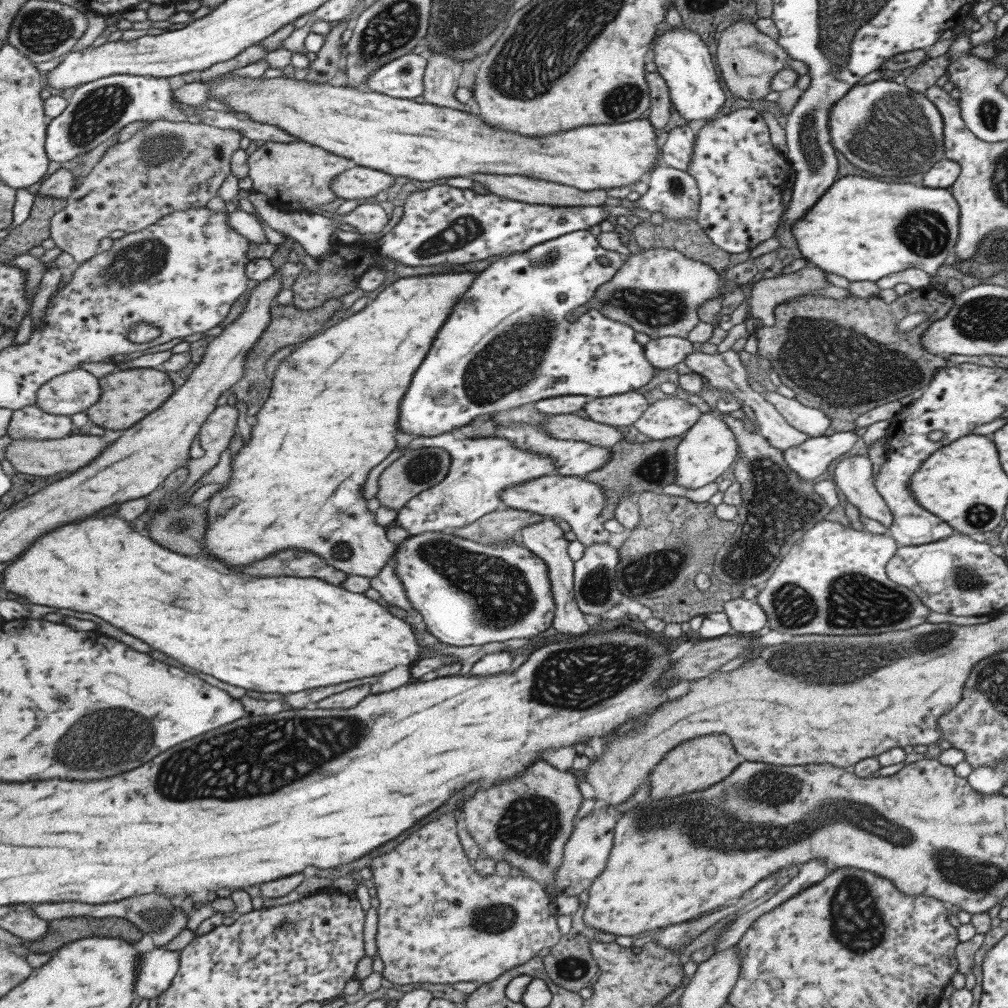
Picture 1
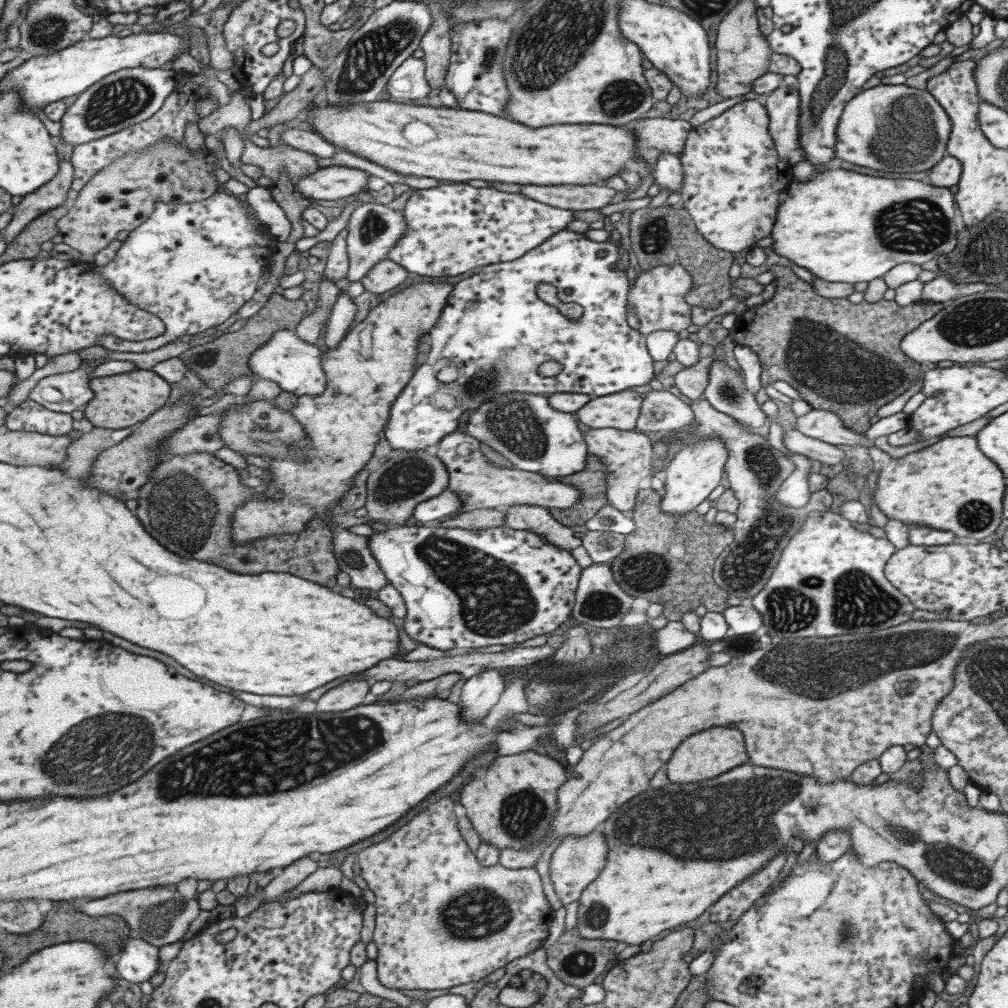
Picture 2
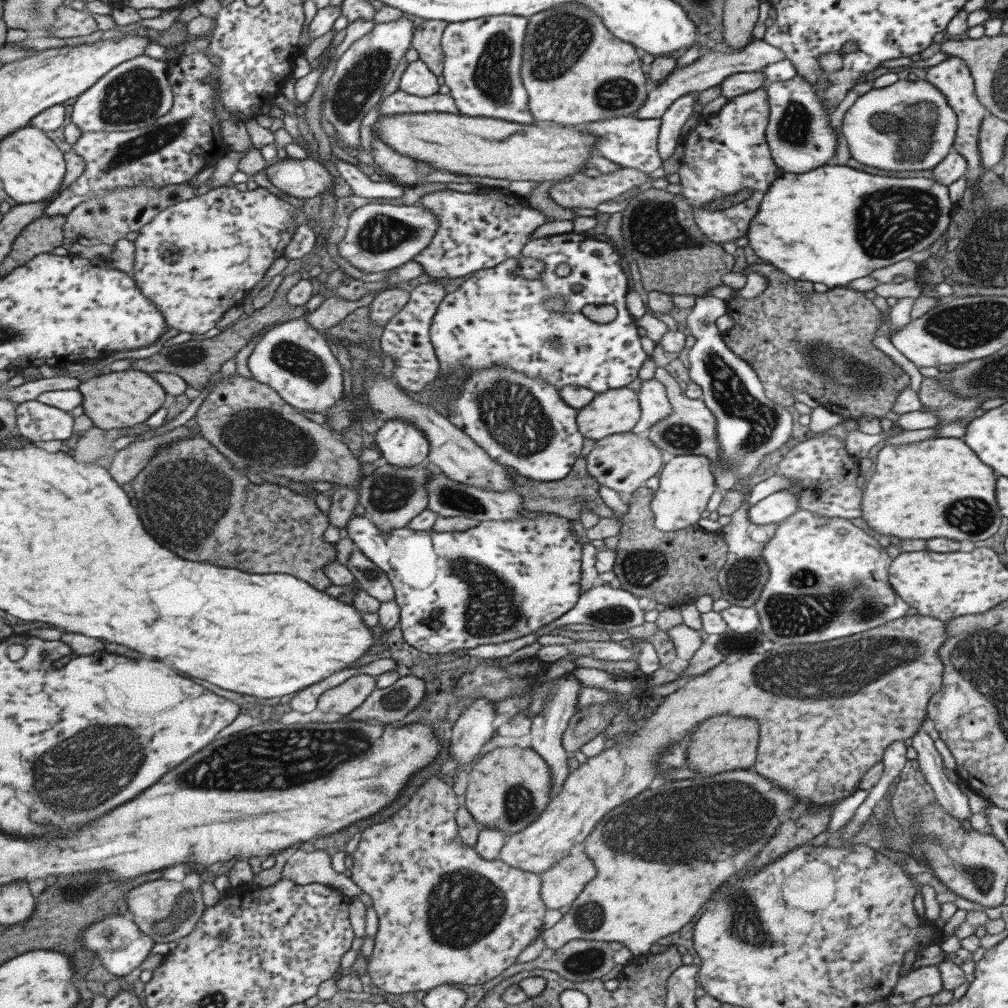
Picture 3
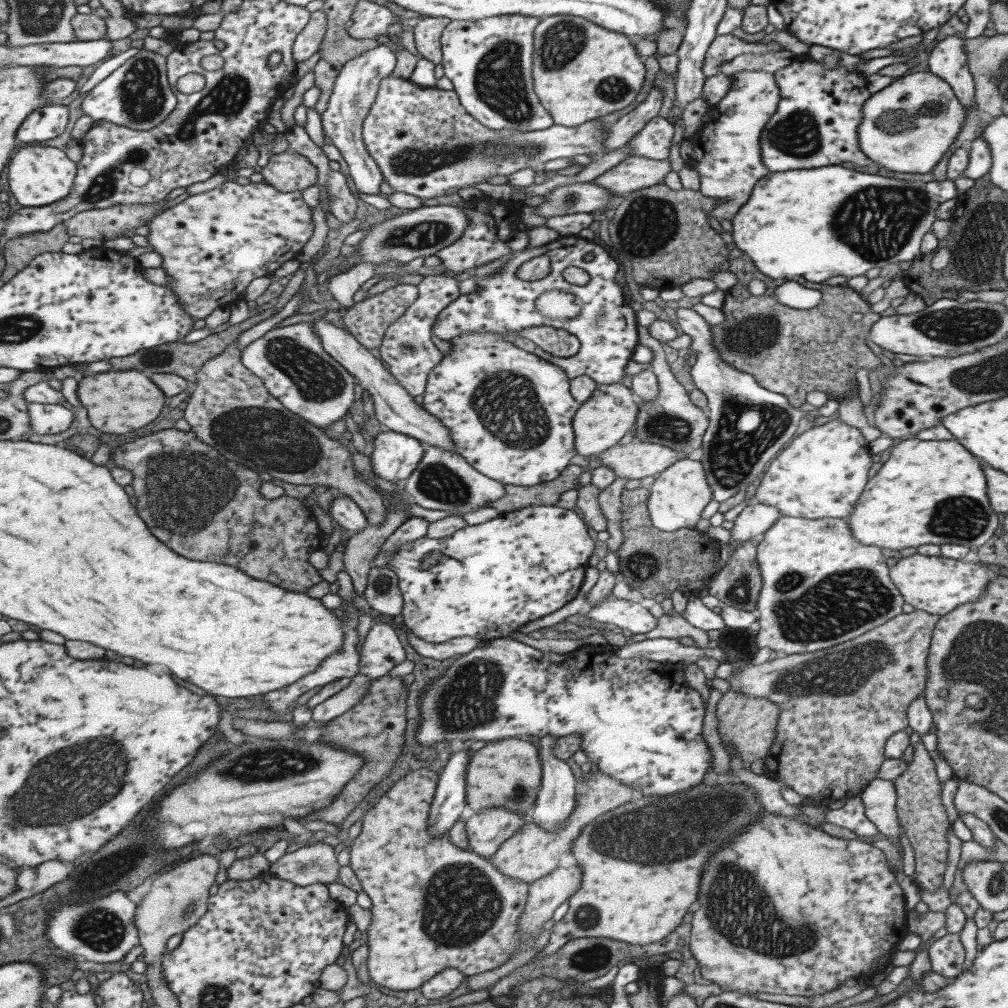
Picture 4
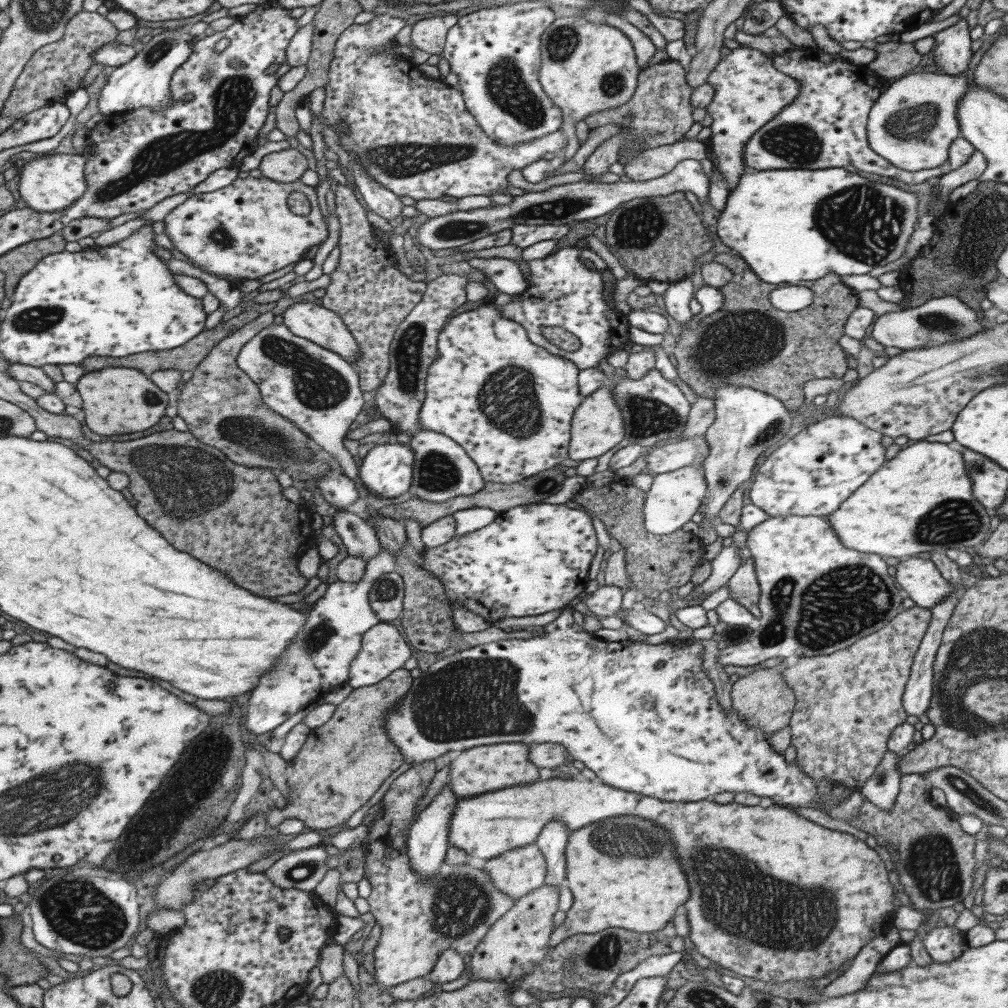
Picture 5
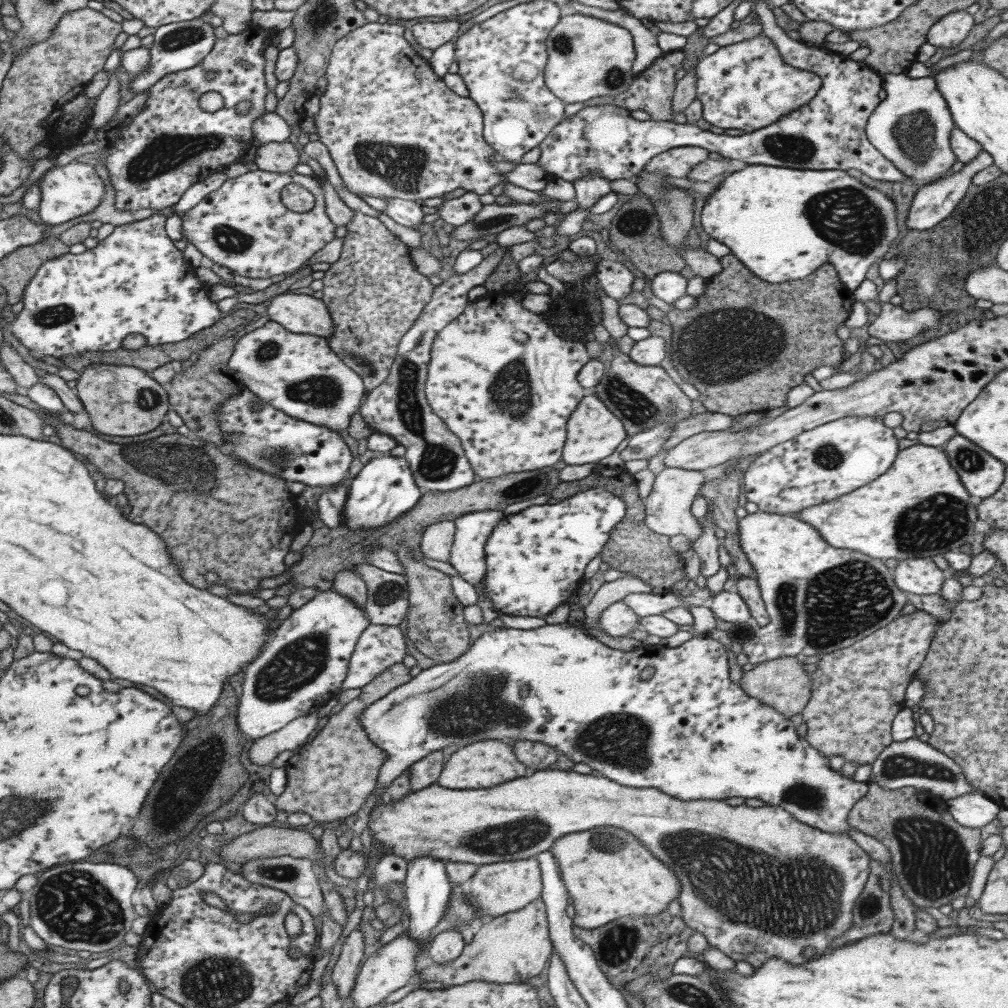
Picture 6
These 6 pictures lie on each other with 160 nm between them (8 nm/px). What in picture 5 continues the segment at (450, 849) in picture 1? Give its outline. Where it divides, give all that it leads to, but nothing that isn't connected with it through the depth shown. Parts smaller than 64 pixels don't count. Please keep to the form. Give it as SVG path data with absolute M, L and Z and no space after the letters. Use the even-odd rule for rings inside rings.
M431 759L416 763L396 777L378 802L381 812L372 818L370 825L367 825L367 836L361 843L364 845L364 877L370 884L370 893L365 902L374 923L380 928L375 949L372 950L373 978L383 991L412 978L426 976L444 950L451 949L456 950L457 954L472 955L488 928L514 905L514 900L510 896L495 888L483 869L476 869L468 863L448 865L443 860L430 879L422 879L420 874L410 867L406 847L408 834L404 831L404 826L411 822L415 803L427 792L427 786L434 774L435 766Z

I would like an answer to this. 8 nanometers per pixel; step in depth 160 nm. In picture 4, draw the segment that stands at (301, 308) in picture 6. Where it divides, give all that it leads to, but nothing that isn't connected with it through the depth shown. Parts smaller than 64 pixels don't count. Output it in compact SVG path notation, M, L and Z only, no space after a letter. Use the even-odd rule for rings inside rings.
M323 318L313 321L311 330L320 338L322 349L357 380L358 389L365 389L369 400L373 402L374 418L379 424L386 426L388 430L415 438L424 446L438 446L442 450L455 449L449 429L444 427L436 416L427 412L422 405L415 403L412 396L400 387L395 377L385 370L382 362L373 357L362 344L349 335L347 330Z

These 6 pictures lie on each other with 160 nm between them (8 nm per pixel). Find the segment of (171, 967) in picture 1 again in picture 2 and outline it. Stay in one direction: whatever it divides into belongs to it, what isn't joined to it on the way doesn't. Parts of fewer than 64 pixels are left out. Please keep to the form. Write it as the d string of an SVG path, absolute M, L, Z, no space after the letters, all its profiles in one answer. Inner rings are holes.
M132 934L122 942L119 959L115 964L115 976L127 982L149 980L160 967L157 959L157 947L149 945L139 936Z

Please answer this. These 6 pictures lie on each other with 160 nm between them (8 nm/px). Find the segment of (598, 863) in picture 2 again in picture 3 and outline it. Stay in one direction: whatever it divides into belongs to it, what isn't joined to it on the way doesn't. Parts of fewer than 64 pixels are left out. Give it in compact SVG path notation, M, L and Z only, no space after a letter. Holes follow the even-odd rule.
M578 847L561 857L540 875L539 896L546 909L568 906L595 876L593 861Z

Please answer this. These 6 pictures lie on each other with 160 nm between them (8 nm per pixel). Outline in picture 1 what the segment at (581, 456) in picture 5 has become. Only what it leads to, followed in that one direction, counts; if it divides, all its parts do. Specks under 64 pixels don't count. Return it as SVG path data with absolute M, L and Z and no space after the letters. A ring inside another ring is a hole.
M624 392L602 398L590 398L583 406L588 418L609 426L629 426L648 407L649 401L641 392Z

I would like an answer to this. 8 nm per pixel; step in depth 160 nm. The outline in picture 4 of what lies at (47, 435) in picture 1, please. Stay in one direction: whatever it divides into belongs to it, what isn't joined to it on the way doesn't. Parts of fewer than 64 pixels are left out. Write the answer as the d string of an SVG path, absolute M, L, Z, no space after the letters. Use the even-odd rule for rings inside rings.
M30 403L29 411L34 434L61 434L73 422L71 412L57 404Z

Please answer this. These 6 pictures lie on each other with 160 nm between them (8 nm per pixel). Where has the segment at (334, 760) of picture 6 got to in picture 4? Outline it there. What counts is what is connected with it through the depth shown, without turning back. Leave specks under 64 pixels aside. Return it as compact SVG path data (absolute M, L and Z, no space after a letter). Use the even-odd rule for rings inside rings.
M383 676L373 679L369 683L367 693L361 697L361 701L353 704L353 707L347 712L327 721L321 728L322 733L317 738L319 744L329 744L329 746L355 753L364 760L364 763L353 778L344 784L339 796L335 797L327 808L317 809L310 814L313 820L322 820L329 824L340 822L363 800L367 790L389 772L404 743L405 701L408 688L403 687L399 677Z

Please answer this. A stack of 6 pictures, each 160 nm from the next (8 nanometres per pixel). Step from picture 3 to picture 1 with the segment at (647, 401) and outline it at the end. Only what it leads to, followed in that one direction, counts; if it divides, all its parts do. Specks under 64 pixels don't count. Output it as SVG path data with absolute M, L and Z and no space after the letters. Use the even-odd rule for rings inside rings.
M675 396L649 402L632 425L653 441L678 439L699 417L697 407Z

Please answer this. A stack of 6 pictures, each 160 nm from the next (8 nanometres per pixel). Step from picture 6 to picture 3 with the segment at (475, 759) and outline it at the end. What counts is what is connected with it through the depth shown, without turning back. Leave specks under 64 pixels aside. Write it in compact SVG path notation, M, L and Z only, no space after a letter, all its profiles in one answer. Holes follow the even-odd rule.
M517 745L511 747L496 747L491 752L483 754L467 776L464 775L465 809L471 818L481 824L482 827L500 830L506 836L523 830L528 824L543 812L549 801L550 786L552 780L548 764L530 747L520 748Z

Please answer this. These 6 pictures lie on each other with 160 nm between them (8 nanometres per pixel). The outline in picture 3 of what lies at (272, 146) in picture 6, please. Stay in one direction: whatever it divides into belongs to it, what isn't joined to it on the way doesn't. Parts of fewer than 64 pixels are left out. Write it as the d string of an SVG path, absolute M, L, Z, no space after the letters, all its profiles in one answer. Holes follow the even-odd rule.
M308 156L301 160L275 158L264 172L273 187L306 202L333 187L333 176L329 171Z

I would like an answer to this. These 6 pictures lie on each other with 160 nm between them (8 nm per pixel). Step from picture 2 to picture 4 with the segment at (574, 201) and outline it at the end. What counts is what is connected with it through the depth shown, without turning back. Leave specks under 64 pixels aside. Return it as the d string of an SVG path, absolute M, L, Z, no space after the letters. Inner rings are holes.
M629 155L615 166L597 175L593 185L609 190L615 197L651 186L662 186L662 179L670 171L669 161L649 160L644 156Z

